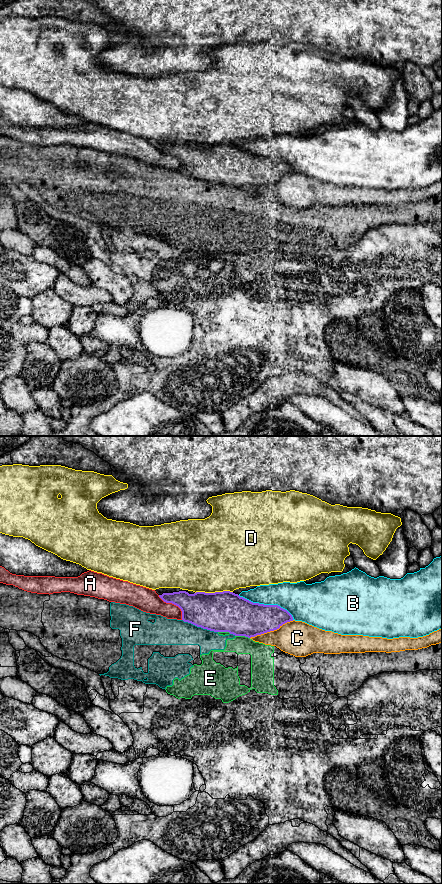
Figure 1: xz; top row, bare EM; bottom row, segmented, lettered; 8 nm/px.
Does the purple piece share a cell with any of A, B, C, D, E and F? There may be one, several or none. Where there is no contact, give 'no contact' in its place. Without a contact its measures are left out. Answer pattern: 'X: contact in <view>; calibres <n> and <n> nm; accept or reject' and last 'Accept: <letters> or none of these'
A: contact in xz; calibres 280 and 190 nm; reject
B: contact in xz; calibres 300 and 260 nm; reject
C: contact in xz; calibres 280 and 280 nm; reject
D: contact in xz; calibres 320 and 480 nm; reject
E: contact in xz; calibres 320 and 170 nm; reject
F: contact in xz; calibres 320 and 200 nm; reject
Accept: none of these

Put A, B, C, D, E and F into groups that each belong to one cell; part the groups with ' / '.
A / B / C / D / E F

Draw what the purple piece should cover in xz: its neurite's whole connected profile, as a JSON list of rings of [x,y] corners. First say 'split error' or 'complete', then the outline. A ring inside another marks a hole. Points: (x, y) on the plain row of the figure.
complete; [[[179,143],[159,149],[178,158],[184,174],[235,188],[255,189],[293,173],[292,167],[278,157],[253,155],[230,143],[194,146]]]

